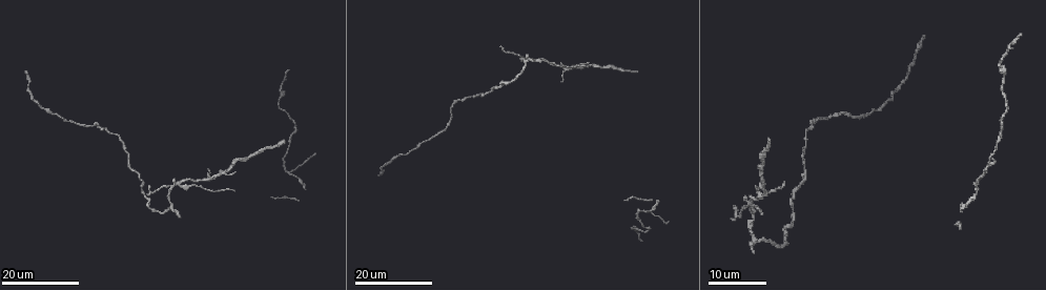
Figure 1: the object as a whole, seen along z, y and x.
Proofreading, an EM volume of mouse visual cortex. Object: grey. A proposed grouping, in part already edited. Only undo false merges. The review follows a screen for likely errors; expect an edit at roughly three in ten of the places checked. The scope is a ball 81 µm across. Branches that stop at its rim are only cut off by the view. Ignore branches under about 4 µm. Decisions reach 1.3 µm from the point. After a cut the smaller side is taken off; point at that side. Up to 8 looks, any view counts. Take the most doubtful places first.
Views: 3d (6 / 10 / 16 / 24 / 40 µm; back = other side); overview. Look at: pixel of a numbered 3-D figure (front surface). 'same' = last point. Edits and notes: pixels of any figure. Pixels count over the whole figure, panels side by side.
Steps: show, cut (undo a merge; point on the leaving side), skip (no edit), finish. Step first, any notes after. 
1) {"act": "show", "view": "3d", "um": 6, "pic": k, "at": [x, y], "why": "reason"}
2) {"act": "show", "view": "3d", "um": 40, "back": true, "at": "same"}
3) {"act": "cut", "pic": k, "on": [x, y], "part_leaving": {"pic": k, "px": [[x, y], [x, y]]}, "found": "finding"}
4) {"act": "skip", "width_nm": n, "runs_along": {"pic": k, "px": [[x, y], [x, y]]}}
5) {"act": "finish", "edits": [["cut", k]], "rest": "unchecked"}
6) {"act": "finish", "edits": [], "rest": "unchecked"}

{"act": "show", "view": "3d", "um": 24, "pic": 1, "at": [179, 184], "why": "arms part here"}

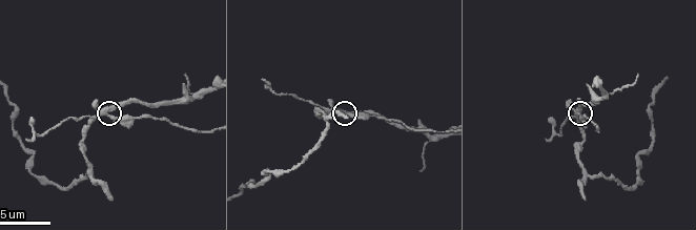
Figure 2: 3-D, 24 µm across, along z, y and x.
{"act": "show", "view": "3d", "um": 6, "pic": 2, "at": [107, 116], "why": "closer look"}

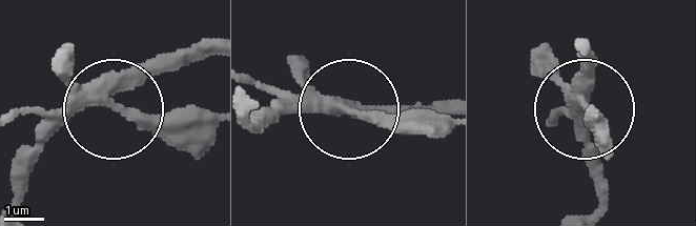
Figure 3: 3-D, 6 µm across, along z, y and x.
{"act": "cut", "pic": 3, "on": [57, 55], "side_arm_um": 16, "part_leaving": {"pic": 3, "px": [[88, 102], [205, 112]]}, "found": "two neurons meet here"}

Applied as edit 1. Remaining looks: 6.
{"act": "show", "view": "3d", "um": 16, "pic": 1, "at": [288, 173], "why": "arms part here"}

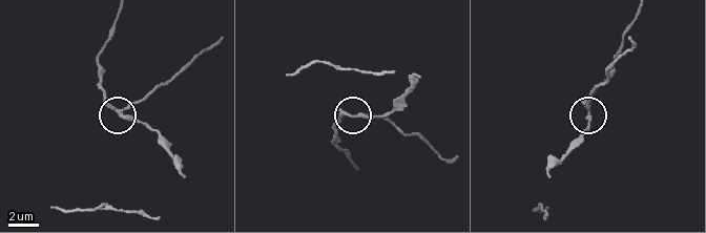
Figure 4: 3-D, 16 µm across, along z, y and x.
{"act": "show", "view": "3d", "um": 6, "pic": 4, "at": [120, 109], "why": "zoom in"}

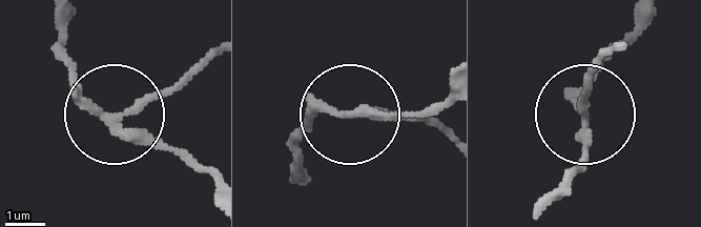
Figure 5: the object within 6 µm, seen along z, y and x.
{"act": "show", "view": "3d", "um": 6, "back": true, "pic": 5, "at": [114, 117]}

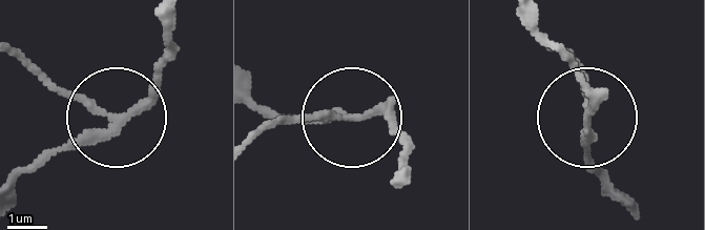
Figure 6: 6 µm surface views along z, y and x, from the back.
{"act": "cut", "pic": 6, "on": [154, 75], "side_arm_um": 10, "part_leaving": {"pic": 6, "px": [[125, 119], [148, 91], [162, 21]]}, "found": "two neurons meet here"}

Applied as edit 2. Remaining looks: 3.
{"act": "show", "view": "3d", "um": 10, "pic": 2, "at": [446, 137]}

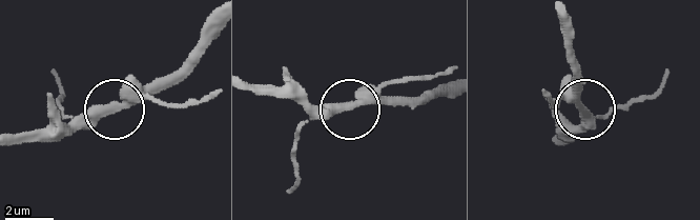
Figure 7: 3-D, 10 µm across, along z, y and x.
{"act": "cut", "pic": 7, "on": [168, 104], "width_nm": 340, "part_leaving": {"pic": 7, "px": [[136, 94], [163, 106], [211, 98]]}, "found": "two neurons meet here"}

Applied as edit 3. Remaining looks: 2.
{"act": "show", "view": "3d", "um": 16, "pic": 2, "at": [14, 124], "why": "narrows sharply"}

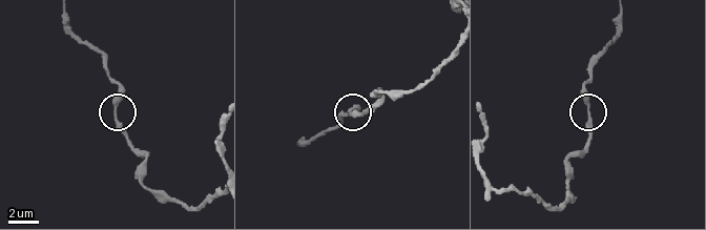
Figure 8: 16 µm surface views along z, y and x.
{"act": "show", "view": "3d", "um": 16, "back": true, "pic": 8, "at": [113, 109]}

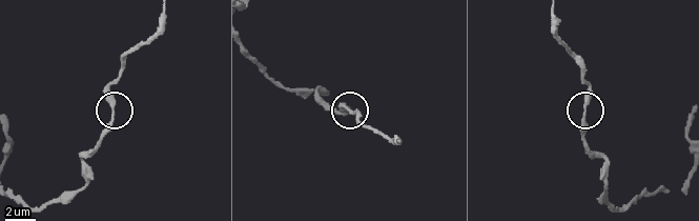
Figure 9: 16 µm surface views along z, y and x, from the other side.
{"act": "skip", "runs_along": {"pic": 9, "px": [[15, 195], [41, 207], [82, 188], [120, 65]]}, "found": "continuous, no second neuron"}

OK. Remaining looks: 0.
{"act": "finish", "edits": [["cut", 3], ["cut", 6], ["cut", 7]], "rest": "unchecked"}

